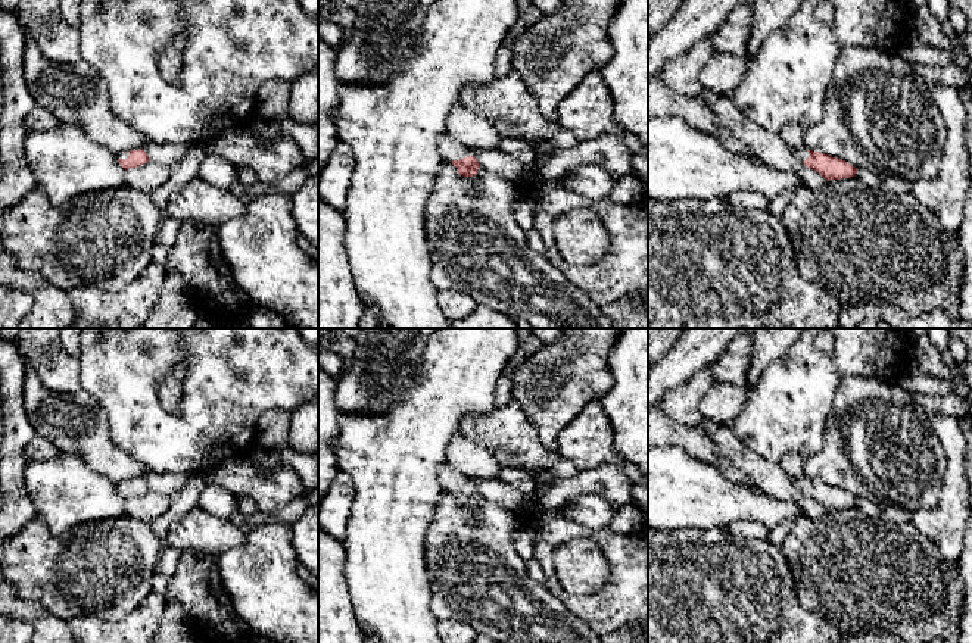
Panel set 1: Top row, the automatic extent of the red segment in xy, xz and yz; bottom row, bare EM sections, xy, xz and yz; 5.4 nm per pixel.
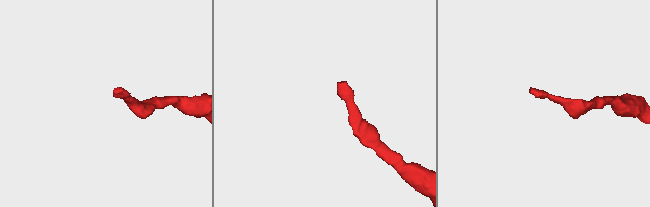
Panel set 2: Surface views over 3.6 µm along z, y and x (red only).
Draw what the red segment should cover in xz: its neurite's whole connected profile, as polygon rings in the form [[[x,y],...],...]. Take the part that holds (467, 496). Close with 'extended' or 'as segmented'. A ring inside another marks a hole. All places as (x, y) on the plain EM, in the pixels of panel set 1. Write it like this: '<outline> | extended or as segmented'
[[[448,461],[439,465],[439,478],[445,489],[451,490],[462,506],[474,506],[480,497],[476,487]]] | extended

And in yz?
[[[804,477],[792,480],[807,497],[819,502],[828,511],[851,508],[857,503],[857,497],[842,489],[837,489],[820,481],[806,480]]] | extended

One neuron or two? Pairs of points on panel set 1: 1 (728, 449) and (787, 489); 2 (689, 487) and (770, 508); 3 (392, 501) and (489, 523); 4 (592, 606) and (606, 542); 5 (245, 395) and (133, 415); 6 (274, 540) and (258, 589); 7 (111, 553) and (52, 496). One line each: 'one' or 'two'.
1: one
2: one
3: two
4: one
5: one
6: one
7: two

